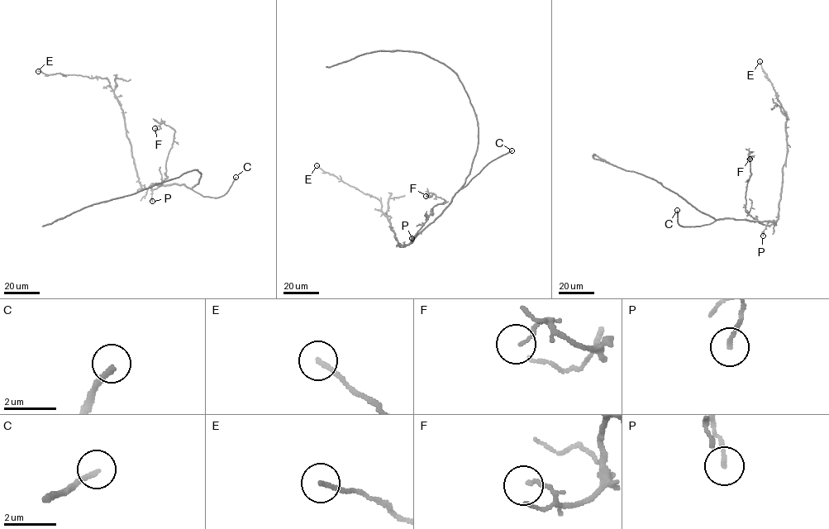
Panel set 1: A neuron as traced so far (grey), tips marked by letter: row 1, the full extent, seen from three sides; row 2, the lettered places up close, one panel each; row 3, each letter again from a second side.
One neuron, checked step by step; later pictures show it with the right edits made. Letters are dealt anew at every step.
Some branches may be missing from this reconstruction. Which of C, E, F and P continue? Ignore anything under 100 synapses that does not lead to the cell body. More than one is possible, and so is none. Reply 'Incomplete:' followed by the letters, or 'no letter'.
Incomplete: C

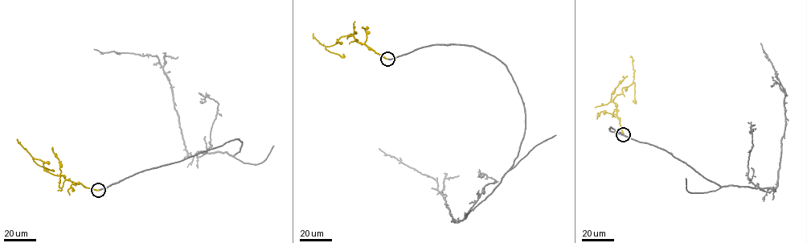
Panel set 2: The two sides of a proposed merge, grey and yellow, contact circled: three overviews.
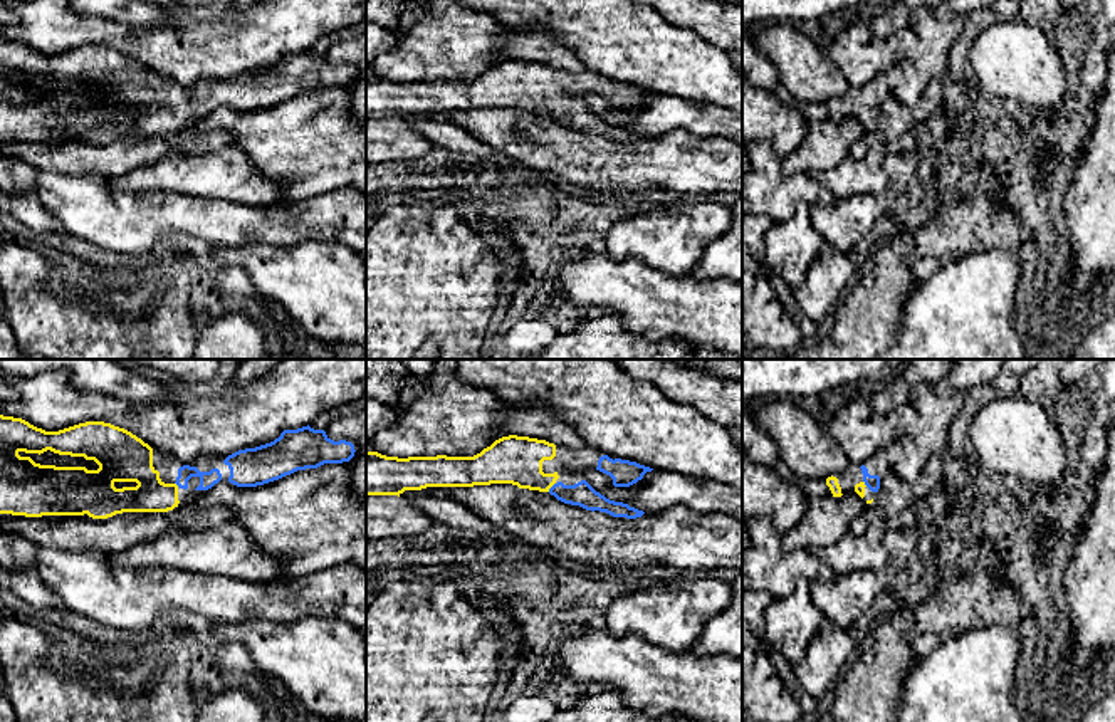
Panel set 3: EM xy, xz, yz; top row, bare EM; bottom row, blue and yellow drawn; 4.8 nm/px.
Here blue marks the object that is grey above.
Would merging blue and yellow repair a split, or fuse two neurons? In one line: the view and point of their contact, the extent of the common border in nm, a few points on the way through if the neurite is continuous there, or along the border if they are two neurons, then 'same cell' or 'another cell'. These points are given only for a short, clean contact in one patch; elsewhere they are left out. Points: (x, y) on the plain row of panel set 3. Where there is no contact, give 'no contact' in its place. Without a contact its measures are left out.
contact xz (551, 111); length 60 nm; way xz (581, 118), (565, 118), (551, 111), (538, 104), (518, 84); same cell

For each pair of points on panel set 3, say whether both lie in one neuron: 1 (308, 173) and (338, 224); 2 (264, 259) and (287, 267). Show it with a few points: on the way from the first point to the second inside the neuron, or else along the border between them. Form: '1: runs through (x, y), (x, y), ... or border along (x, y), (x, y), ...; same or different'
1: border along (348, 187), (329, 190), (318, 197); different
2: runs through (269, 264), (282, 267); same

